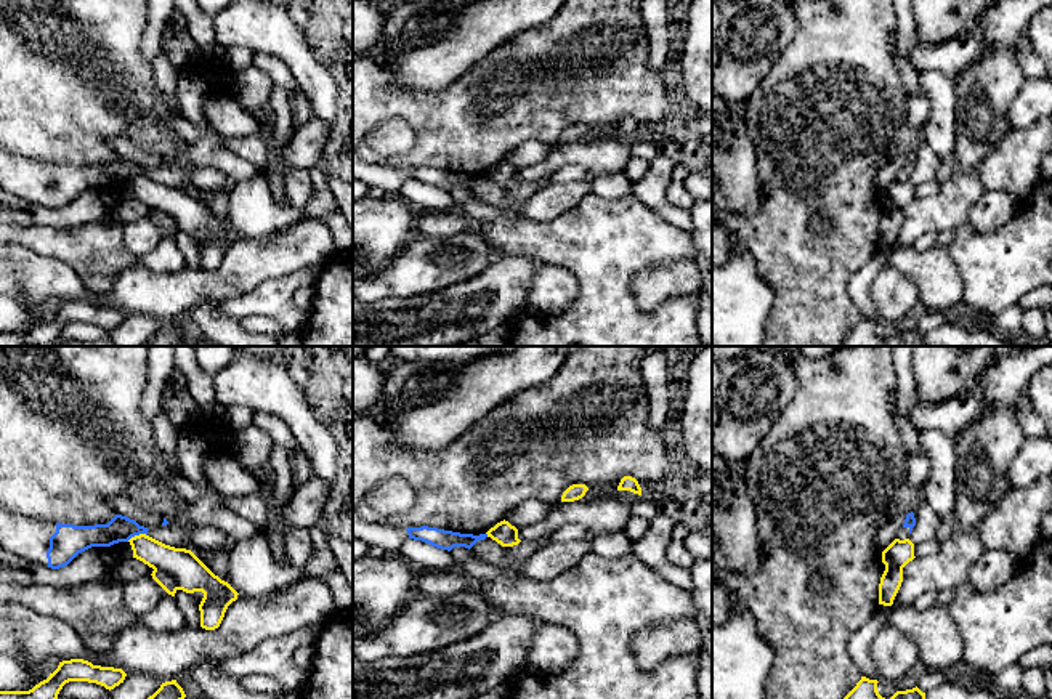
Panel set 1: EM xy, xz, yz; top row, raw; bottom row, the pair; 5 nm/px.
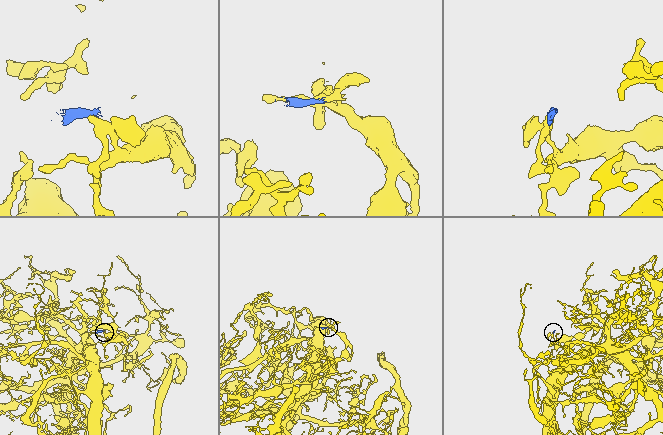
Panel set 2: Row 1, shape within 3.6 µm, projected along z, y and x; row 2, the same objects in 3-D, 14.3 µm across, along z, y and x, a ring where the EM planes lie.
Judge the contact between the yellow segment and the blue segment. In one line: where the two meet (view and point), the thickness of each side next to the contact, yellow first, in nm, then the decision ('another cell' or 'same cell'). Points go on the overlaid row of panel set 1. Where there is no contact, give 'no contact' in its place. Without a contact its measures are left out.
contact xy (137, 536); calibres 200 and 130 nm; another cell

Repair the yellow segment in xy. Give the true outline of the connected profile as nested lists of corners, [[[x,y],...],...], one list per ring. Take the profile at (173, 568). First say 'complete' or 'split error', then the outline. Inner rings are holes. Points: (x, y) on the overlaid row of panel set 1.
complete; [[[146,534],[132,537],[133,558],[152,568],[152,579],[172,596],[178,590],[202,592],[199,604],[200,627],[220,627],[228,606],[237,600],[237,592],[215,576],[191,550],[165,545]]]

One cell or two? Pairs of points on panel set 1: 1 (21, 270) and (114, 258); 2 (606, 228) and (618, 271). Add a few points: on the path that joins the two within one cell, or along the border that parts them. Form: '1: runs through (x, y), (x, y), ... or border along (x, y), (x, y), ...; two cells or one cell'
1: border along (31, 249), (66, 262), (92, 290); two cells
2: runs through (606, 239), (606, 260); one cell

